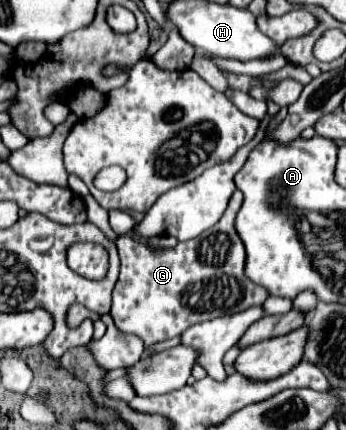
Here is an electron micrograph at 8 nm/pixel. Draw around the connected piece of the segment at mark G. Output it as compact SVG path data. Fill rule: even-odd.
M236 191L226 213L214 227L190 241L178 243L172 249L154 249L150 243L138 241L132 235L116 239L122 265L112 293L110 315L122 333L138 335L146 347L150 347L154 343L180 337L182 331L200 321L240 313L248 307L262 305L268 299L270 293L264 287L250 283L244 273L246 249L234 229L240 205L242 193Z

